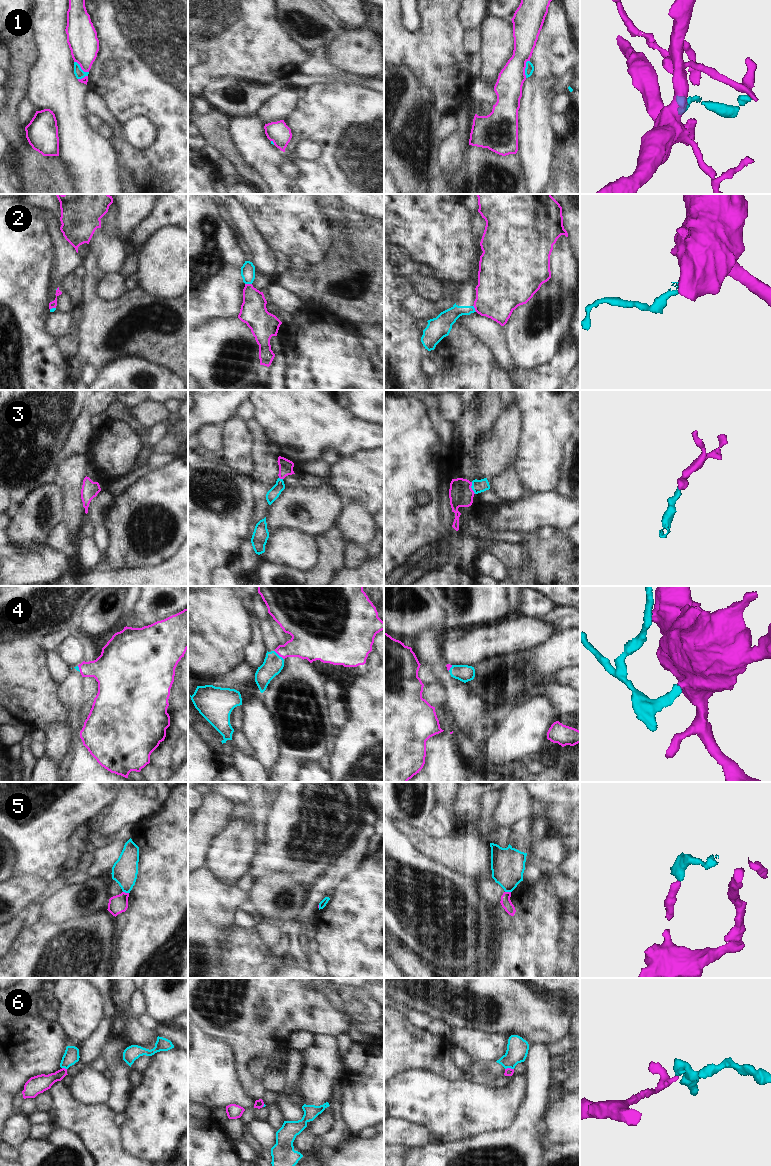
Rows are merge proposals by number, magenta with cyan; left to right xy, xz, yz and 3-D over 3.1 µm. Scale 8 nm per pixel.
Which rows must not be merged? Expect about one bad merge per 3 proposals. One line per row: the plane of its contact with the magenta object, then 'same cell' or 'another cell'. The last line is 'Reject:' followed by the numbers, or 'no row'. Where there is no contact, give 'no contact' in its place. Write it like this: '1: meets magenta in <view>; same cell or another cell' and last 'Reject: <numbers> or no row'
1: meets magenta in yz; another cell
2: meets magenta in xz; another cell
3: meets magenta in yz; same cell
4: meets magenta in xz; same cell
5: meets magenta in xy; another cell
6: meets magenta in yz; another cell
Reject: 1, 2, 5, 6

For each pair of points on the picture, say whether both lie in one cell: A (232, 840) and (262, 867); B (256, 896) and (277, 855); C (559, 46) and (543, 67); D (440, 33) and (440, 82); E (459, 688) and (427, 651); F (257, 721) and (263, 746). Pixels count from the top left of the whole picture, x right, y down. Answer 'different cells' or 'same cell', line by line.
A: different cells
B: different cells
C: same cell
D: same cell
E: same cell
F: same cell

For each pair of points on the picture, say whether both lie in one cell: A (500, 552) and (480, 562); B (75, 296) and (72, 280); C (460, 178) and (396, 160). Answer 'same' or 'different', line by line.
A: different
B: same
C: different

